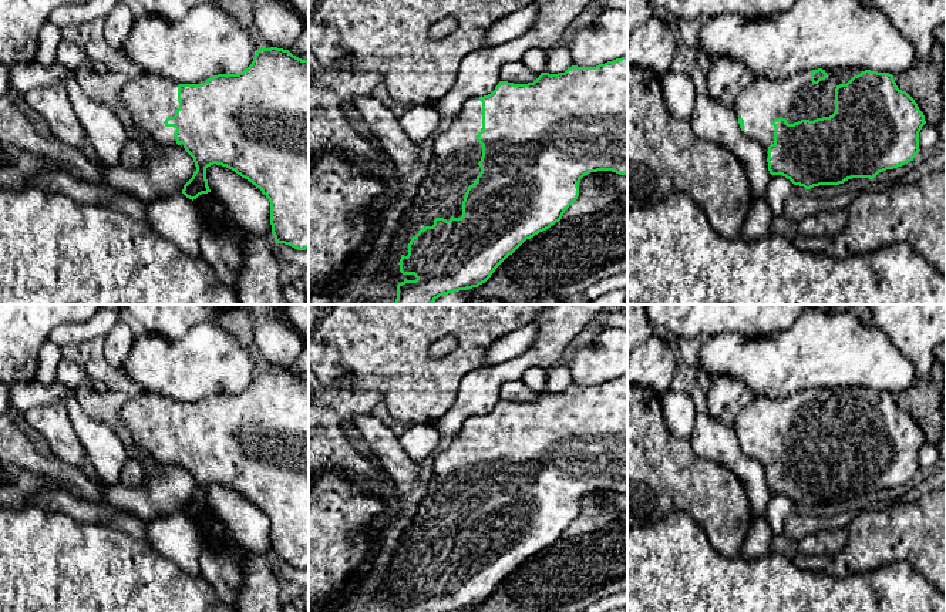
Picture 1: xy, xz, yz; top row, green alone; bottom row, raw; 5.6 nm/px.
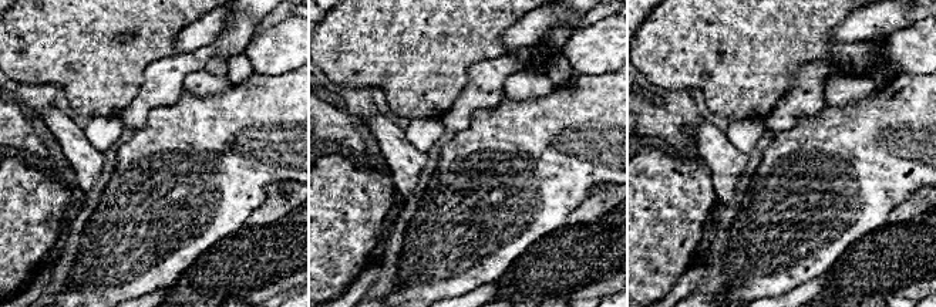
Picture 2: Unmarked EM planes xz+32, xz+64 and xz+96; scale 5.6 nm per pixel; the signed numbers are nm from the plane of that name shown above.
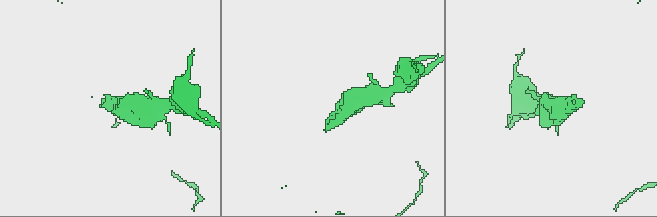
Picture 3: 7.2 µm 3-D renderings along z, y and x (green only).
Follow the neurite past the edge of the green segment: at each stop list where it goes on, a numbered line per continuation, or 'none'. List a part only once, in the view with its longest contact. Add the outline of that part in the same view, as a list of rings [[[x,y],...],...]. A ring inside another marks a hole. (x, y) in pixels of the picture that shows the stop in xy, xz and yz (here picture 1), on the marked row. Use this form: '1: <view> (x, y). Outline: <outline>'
1: xz (454, 165). Outline: [[[478,98],[467,100],[462,111],[434,139],[427,174],[397,226],[384,263],[351,305],[394,305],[397,285],[417,279],[400,272],[400,259],[408,255],[411,238],[432,226],[435,218],[462,216],[465,192],[481,172],[482,145],[477,135],[482,131],[482,102]]]

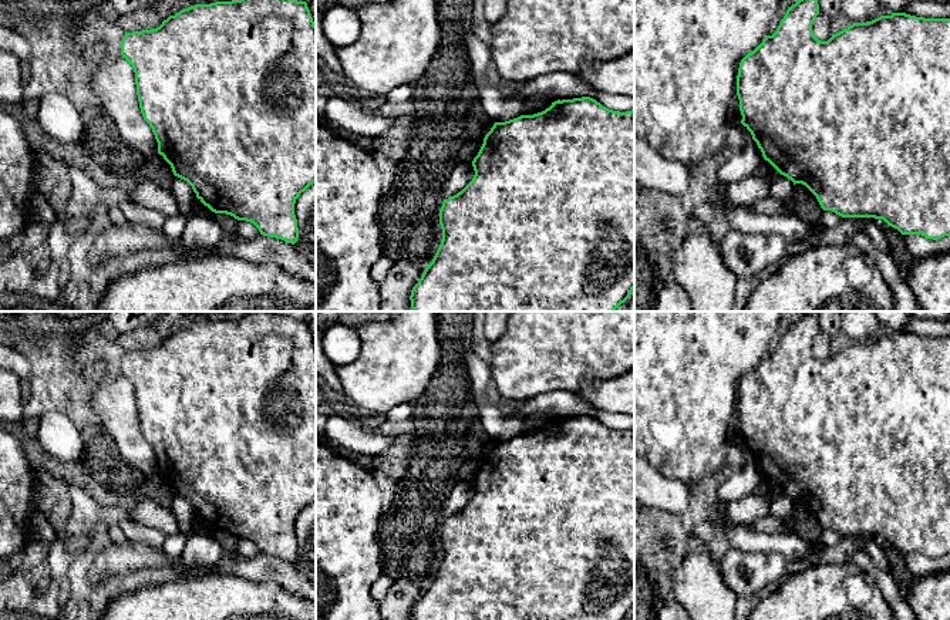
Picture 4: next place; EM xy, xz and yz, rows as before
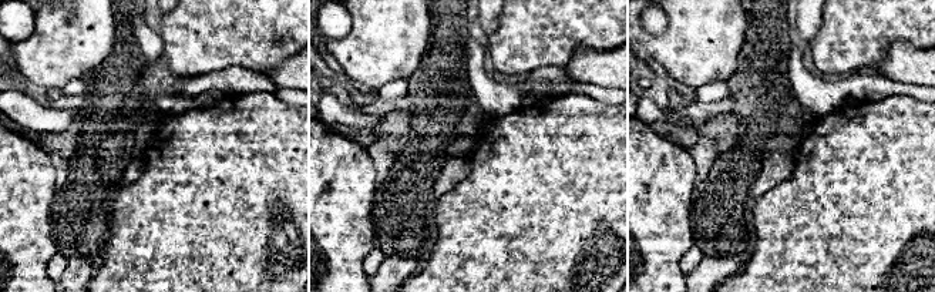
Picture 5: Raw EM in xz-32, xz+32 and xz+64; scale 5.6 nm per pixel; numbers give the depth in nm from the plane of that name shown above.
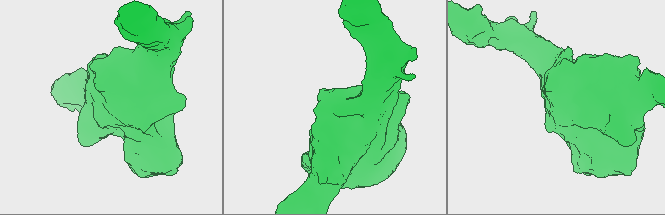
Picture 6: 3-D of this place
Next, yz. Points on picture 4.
none

